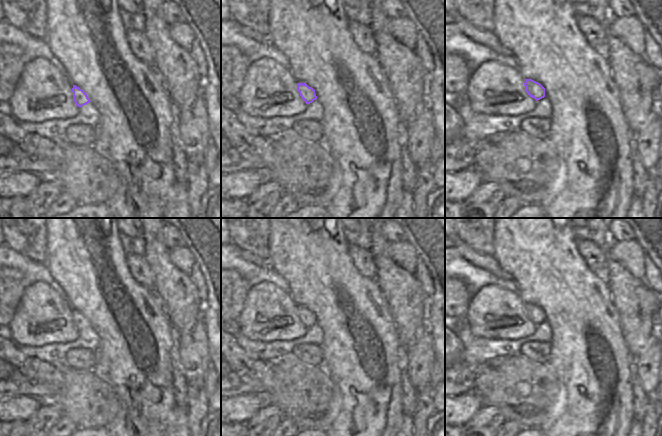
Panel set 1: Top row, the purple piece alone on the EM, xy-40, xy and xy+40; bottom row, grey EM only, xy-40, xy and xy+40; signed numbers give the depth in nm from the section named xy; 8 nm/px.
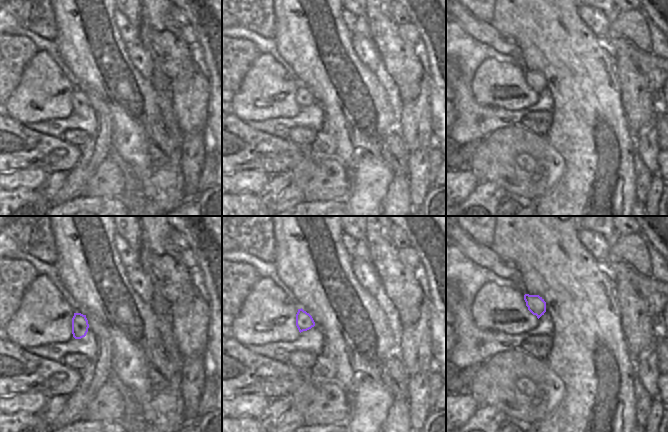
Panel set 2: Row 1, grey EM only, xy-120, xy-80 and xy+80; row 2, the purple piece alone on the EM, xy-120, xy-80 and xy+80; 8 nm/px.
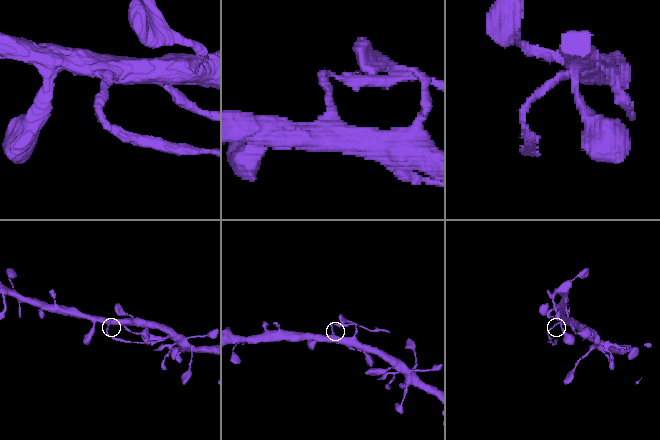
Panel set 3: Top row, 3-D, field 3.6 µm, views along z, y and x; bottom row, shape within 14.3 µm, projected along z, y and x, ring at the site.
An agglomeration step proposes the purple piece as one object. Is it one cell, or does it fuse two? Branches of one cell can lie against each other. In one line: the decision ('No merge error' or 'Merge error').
Merge error.

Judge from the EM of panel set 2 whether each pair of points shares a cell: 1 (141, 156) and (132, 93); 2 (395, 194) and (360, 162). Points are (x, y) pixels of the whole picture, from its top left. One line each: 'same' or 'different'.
1: same
2: different

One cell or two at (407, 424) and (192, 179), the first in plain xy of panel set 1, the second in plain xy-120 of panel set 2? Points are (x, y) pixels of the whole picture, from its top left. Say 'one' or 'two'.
two

